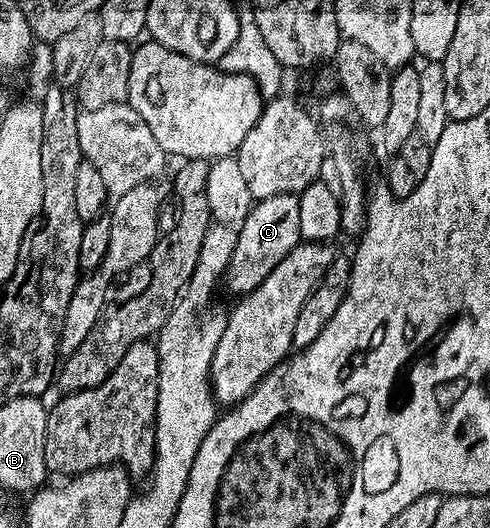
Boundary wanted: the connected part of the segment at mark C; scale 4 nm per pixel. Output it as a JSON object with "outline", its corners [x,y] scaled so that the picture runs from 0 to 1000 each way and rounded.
{"outline":[[[573,367],[527,379],[486,428],[469,502],[455,519],[455,536],[484,563],[512,553],[614,456],[612,388],[604,367]]]}

